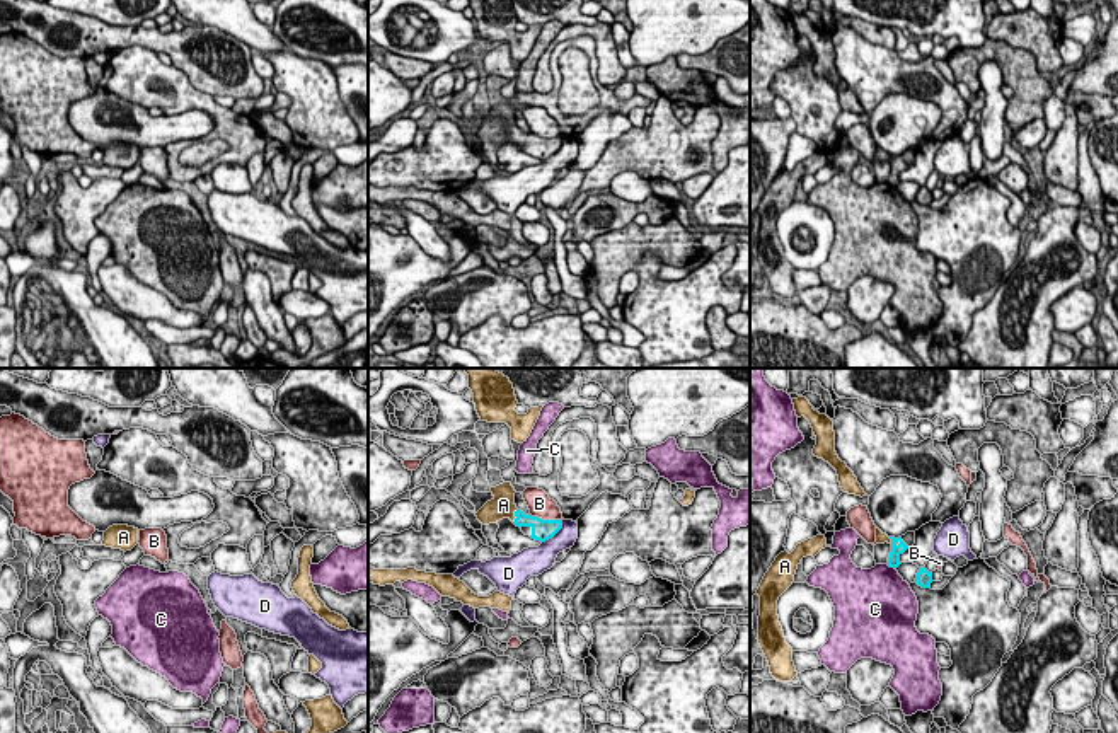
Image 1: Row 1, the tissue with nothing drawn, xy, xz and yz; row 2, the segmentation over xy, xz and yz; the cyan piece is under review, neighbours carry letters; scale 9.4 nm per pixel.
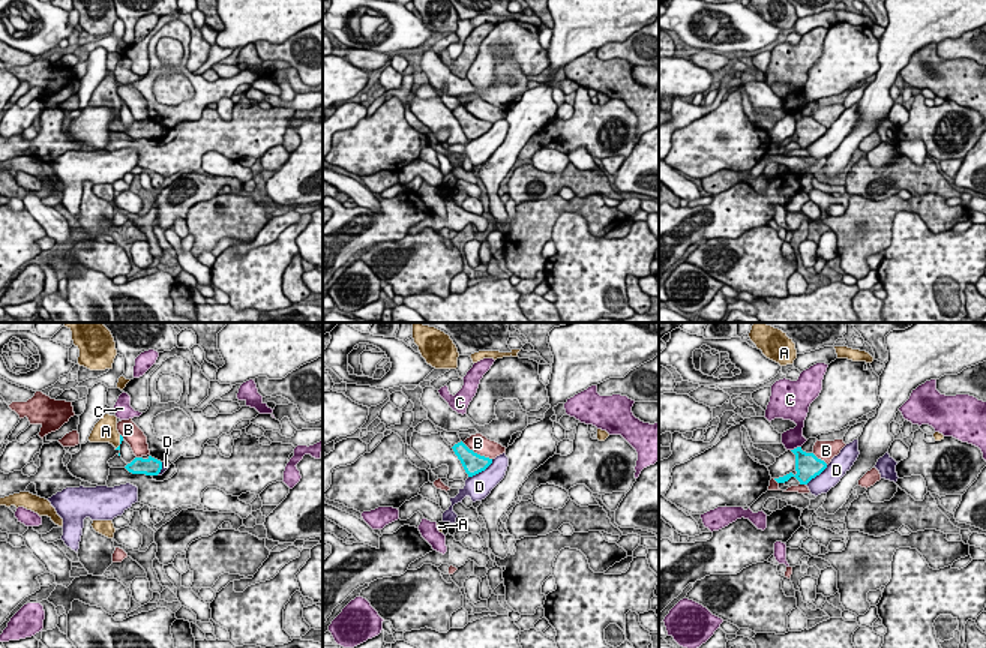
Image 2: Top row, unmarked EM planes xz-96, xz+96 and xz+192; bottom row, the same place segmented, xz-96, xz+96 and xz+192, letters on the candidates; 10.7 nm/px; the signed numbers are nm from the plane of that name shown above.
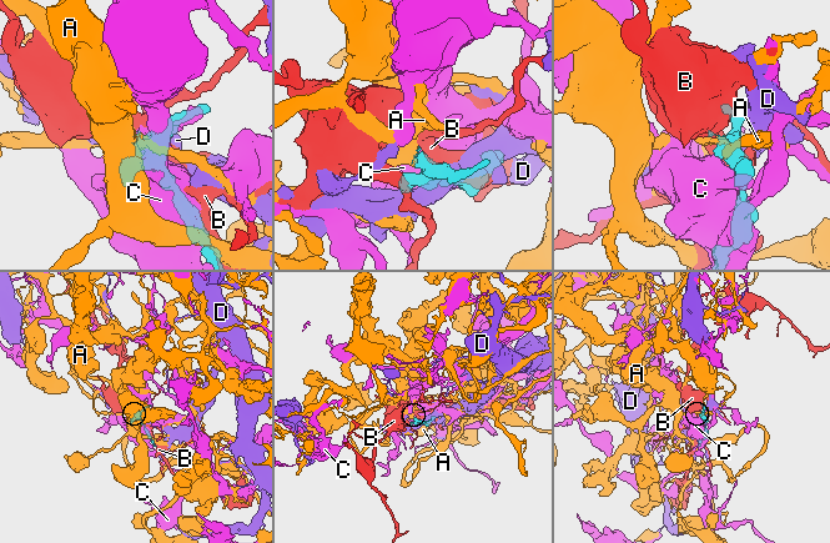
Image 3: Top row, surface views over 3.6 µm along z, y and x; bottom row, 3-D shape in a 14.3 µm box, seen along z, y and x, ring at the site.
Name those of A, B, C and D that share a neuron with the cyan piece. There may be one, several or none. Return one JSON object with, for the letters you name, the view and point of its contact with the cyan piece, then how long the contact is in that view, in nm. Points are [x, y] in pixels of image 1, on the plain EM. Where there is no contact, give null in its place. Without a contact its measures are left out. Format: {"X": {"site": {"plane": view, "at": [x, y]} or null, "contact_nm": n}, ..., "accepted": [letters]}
{"A": {"site": {"plane": "xz", "at": [515, 133]}, "contact_nm": 150}, "accepted": ["A"]}

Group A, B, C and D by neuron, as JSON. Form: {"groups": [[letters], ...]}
{"groups": [["A"], ["B"], ["C"], ["D"]]}

